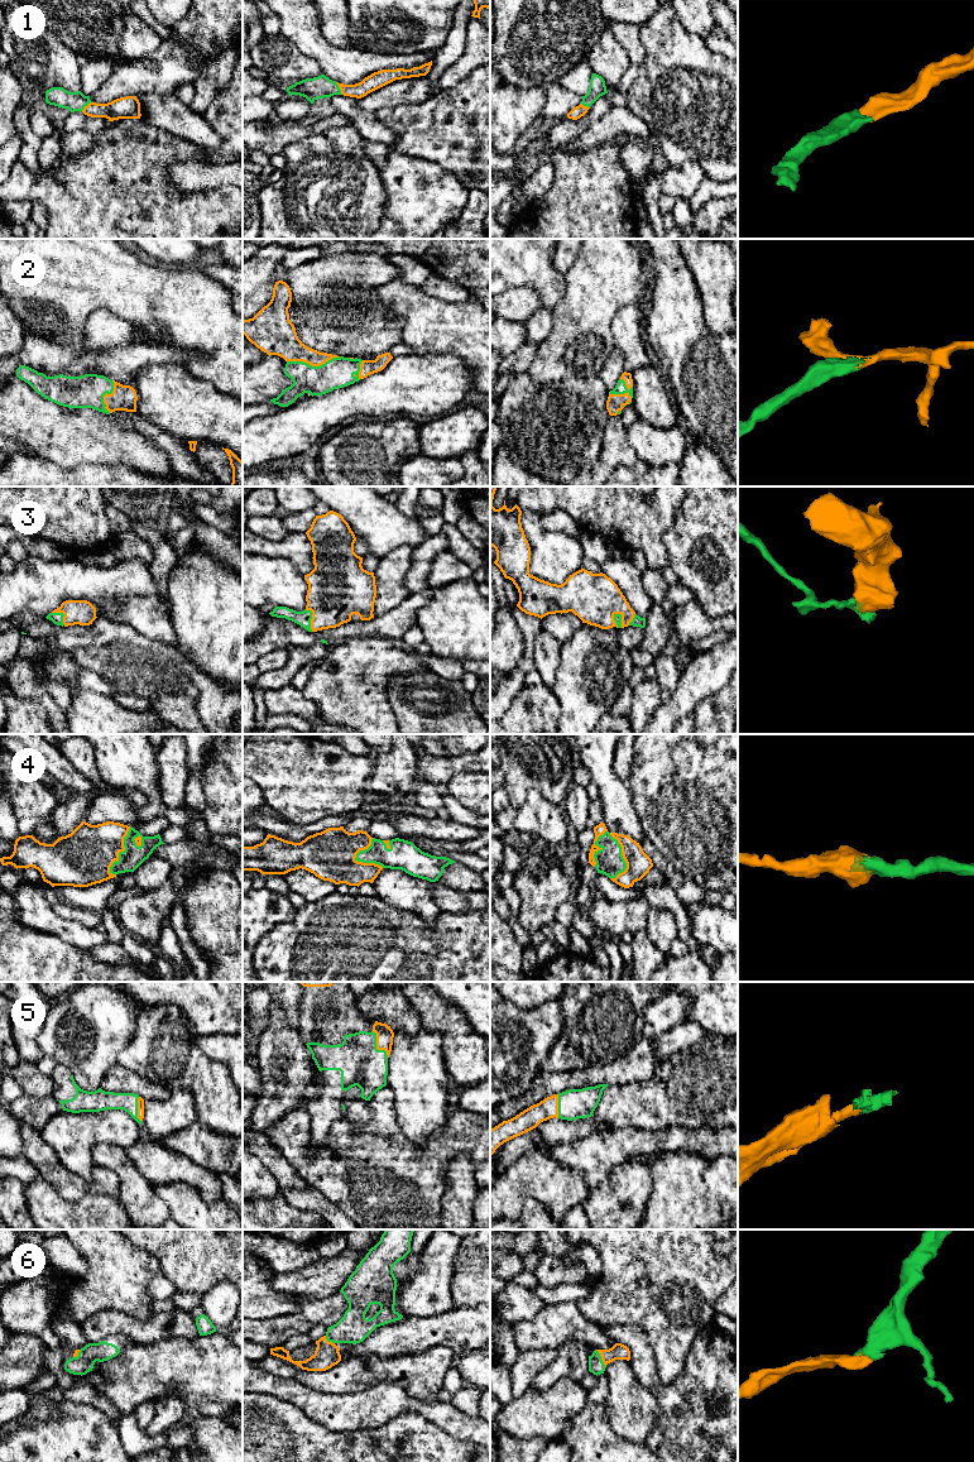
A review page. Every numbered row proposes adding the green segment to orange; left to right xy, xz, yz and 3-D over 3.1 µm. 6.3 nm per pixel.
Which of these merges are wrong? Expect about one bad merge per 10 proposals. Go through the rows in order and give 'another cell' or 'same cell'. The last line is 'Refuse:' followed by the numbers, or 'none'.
1: same cell
2: same cell
3: same cell
4: same cell
5: same cell
6: same cell
Refuse: none

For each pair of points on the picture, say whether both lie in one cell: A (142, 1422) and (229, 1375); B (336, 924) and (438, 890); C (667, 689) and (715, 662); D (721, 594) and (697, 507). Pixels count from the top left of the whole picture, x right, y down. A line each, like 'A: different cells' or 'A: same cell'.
A: different cells
B: different cells
C: different cells
D: same cell

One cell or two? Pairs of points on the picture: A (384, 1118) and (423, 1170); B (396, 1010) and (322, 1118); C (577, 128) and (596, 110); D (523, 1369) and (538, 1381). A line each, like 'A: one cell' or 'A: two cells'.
A: one cell
B: one cell
C: one cell
D: two cells

